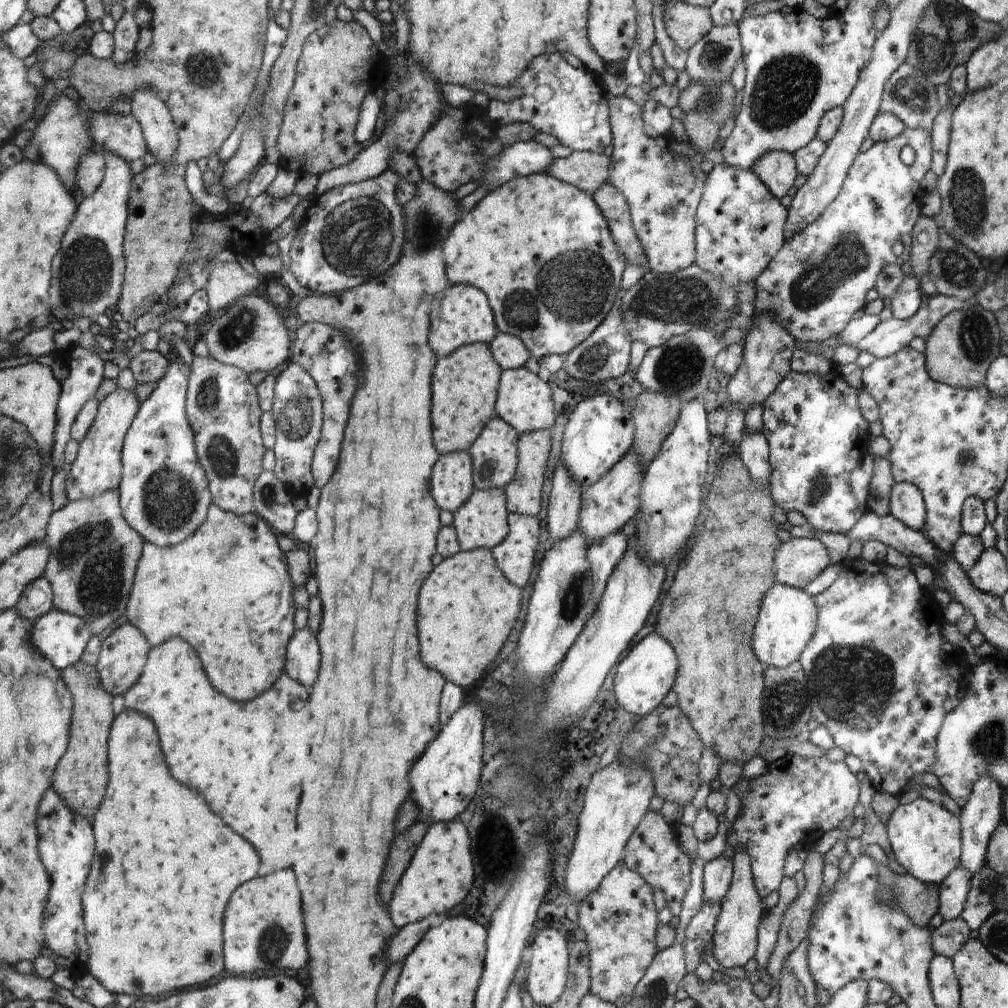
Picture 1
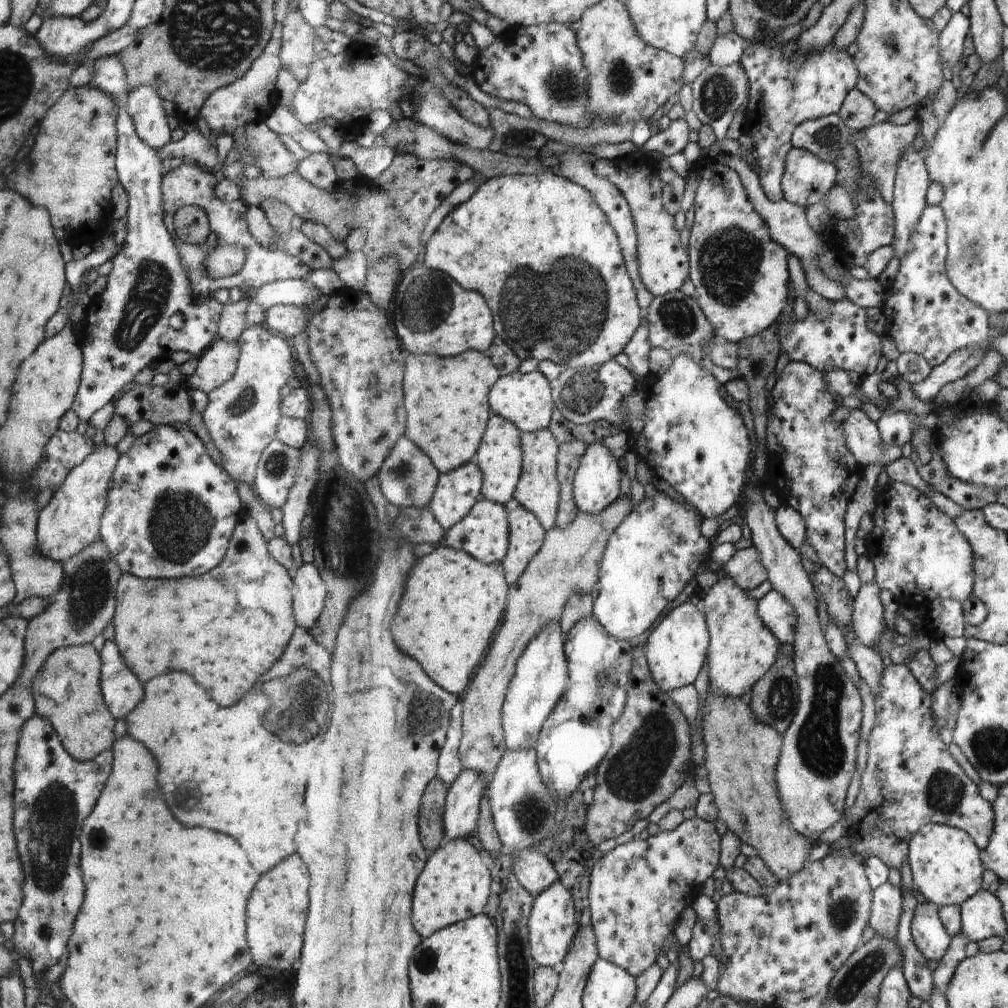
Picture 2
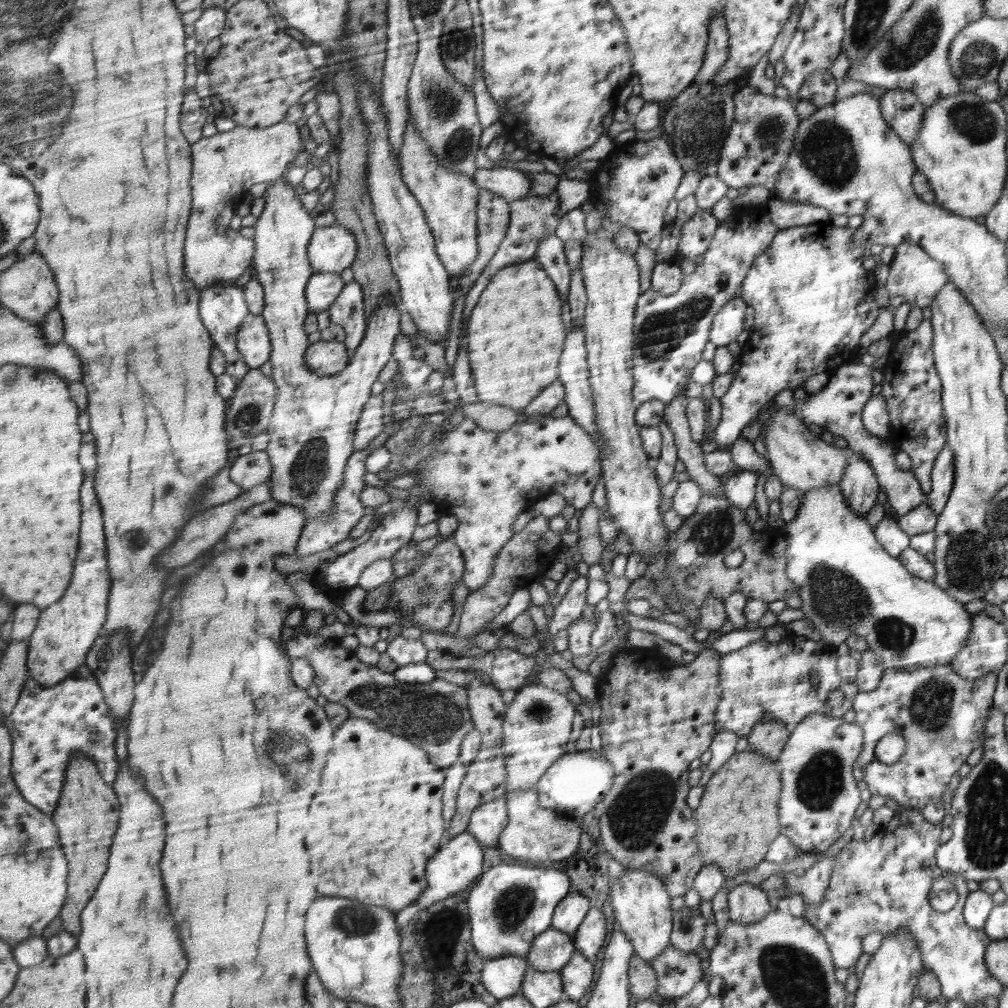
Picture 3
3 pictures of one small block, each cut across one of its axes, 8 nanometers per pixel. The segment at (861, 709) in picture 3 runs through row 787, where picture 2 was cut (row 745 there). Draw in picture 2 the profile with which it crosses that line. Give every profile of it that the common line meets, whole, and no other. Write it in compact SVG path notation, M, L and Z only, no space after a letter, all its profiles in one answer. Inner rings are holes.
M886 664L884 669L884 674L882 674L882 680L880 680L880 688L878 688L878 694L874 698L874 704L876 708L875 722L872 732L870 732L870 737L868 738L868 758L866 762L866 768L864 773L861 775L862 786L860 786L859 793L856 796L856 801L852 804L852 808L846 810L844 818L850 820L850 834L848 834L848 842L840 842L840 847L847 846L852 850L852 852L860 853L864 855L864 859L869 856L876 856L888 866L888 868L902 868L904 860L906 860L909 852L910 840L918 831L921 830L922 826L928 823L936 823L948 825L954 828L959 828L964 830L964 832L969 833L973 840L977 843L978 848L985 850L989 846L990 836L993 836L994 830L994 815L992 812L993 806L990 806L982 796L980 796L980 790L978 786L964 774L964 770L960 768L960 764L956 762L956 758L948 752L946 744L942 742L942 738L938 736L938 732L934 732L934 722L932 722L932 696L926 692L925 688L922 688L920 681L910 672L908 666L898 666L895 664Z

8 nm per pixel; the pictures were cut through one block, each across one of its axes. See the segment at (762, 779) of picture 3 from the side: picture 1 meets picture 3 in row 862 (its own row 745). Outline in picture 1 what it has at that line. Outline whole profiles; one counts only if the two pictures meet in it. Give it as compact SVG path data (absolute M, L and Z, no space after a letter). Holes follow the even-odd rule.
M729 450L722 456L718 476L711 482L707 496L704 532L688 556L680 562L674 584L658 612L656 632L664 632L666 640L678 648L678 660L682 660L682 672L678 684L673 684L677 694L677 706L693 723L701 735L704 747L715 748L721 761L738 761L746 764L750 756L758 752L762 742L762 708L760 696L764 692L762 664L752 652L753 631L756 616L760 617L760 602L774 584L774 552L781 546L778 542L778 526L772 518L772 498L767 484L759 485L750 476L749 469L738 450Z

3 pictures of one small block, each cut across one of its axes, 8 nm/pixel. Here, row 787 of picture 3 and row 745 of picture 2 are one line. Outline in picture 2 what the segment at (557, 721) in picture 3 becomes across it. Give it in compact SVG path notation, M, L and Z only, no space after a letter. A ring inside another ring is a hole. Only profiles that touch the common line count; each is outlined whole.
M560 621L552 622L546 628L542 628L538 632L538 636L534 636L534 640L530 640L530 652L526 652L526 656L522 656L522 664L516 662L514 678L510 680L501 708L504 742L507 748L532 748L532 746L535 746L544 721L552 714L554 706L564 696L566 688L568 688L568 667L566 653L564 652L563 634Z

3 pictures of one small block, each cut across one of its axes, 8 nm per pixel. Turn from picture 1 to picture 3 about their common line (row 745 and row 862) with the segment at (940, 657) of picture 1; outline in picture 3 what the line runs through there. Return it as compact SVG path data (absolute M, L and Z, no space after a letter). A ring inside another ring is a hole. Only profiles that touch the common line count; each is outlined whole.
M898 805L889 824L877 830L870 840L852 839L840 850L835 856L833 871L820 905L806 907L802 917L810 924L815 924L821 936L826 938L837 968L848 970L850 966L856 964L856 960L864 954L862 940L866 934L880 932L884 937L888 937L907 931L916 937L925 970L932 972L941 985L942 1001L960 999L967 1005L983 1003L984 998L989 995L999 999L1006 989L1001 982L992 977L985 964L985 952L990 944L989 937L984 934L982 928L978 930L965 924L964 908L968 892L958 892L960 898L957 903L942 914L932 910L928 902L928 892L932 882L944 876L936 861L937 848L940 847L940 840L938 840L940 832L942 832L942 822L937 824L926 822L918 807Z

